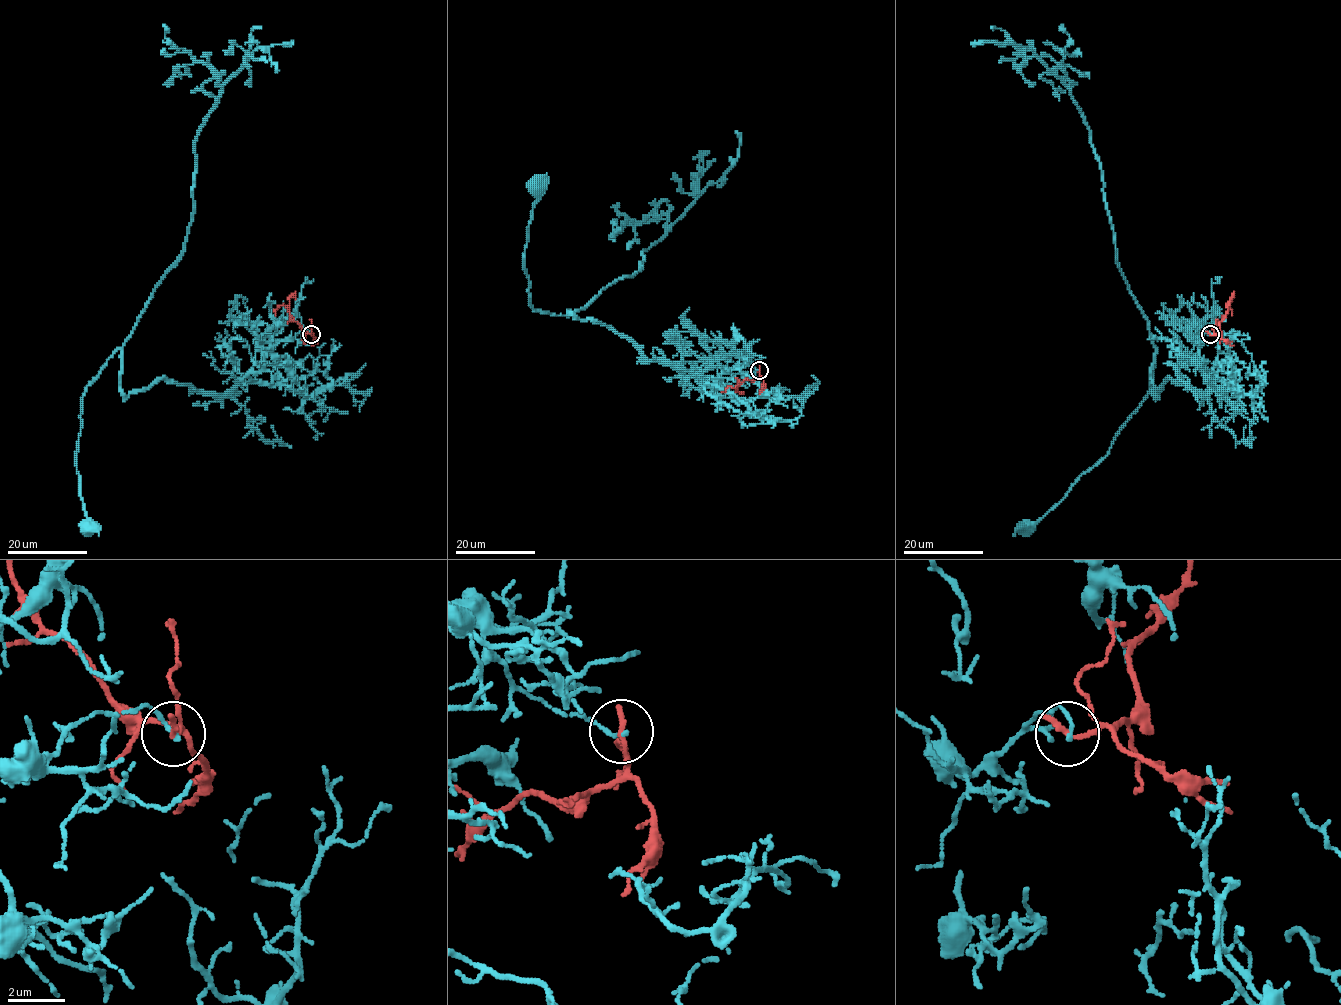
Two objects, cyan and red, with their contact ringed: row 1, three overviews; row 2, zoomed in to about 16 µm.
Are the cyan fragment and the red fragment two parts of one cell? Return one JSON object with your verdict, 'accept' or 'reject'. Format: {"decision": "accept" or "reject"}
{"decision": "reject"}

